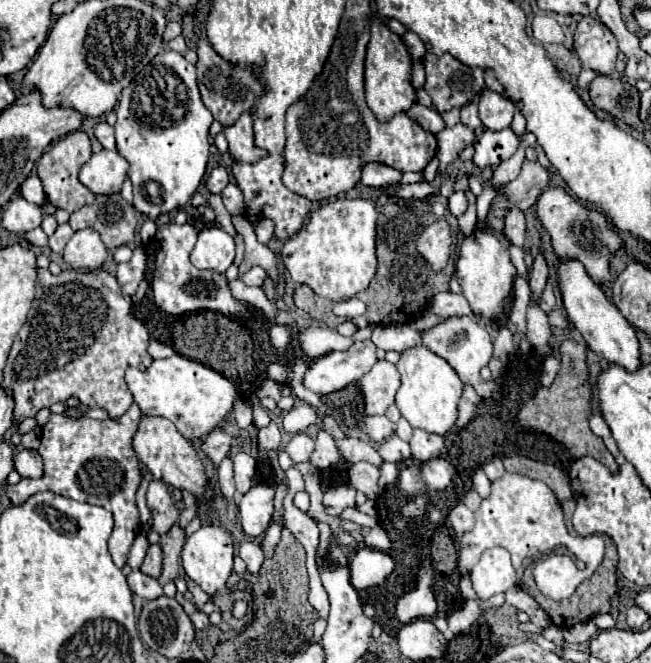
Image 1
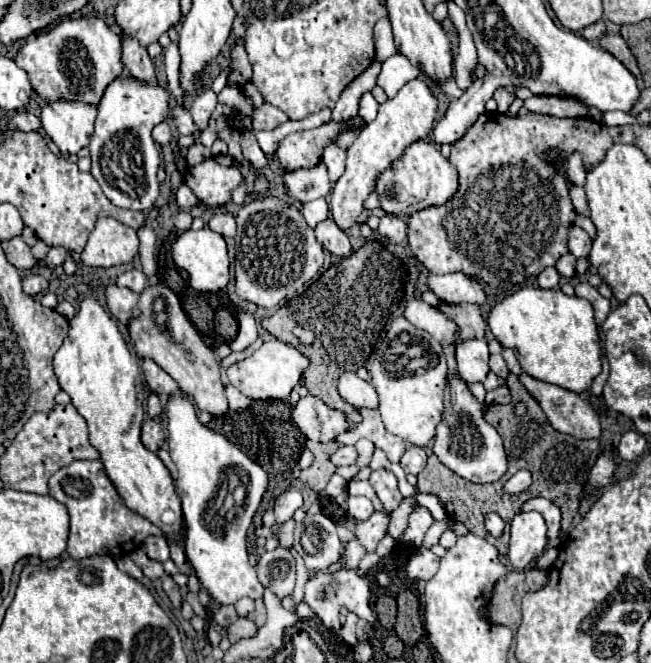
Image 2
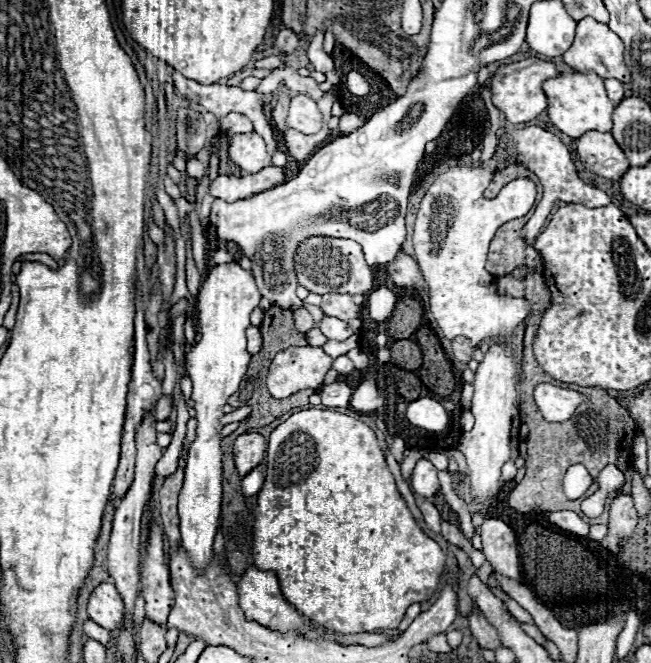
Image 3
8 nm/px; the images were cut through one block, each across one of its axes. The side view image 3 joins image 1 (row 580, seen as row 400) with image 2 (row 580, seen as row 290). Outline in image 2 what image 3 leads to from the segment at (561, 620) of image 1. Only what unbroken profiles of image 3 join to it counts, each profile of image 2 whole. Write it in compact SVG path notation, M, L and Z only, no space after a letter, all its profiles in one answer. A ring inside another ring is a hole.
M532 568L526 572L512 572L500 578L494 586L492 600L490 600L490 620L494 624L502 624L516 630L522 620L522 614L520 614L522 596L530 590L538 590L546 586L546 582L548 582L548 572L538 568Z

